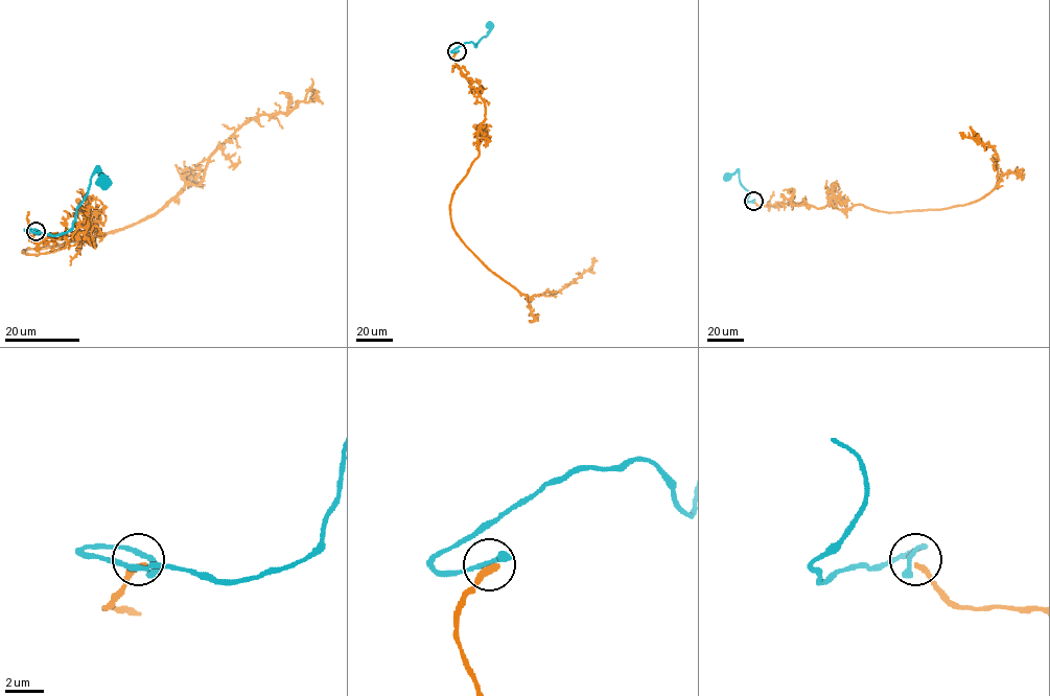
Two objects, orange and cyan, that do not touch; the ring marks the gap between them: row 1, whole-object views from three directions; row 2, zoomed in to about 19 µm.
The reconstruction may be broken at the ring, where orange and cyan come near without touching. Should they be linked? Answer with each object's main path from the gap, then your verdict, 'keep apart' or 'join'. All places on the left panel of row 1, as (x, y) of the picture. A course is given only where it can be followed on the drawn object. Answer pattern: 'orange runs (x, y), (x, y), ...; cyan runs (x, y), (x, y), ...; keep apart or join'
orange runs (37, 231), (29, 240), (94, 245), (24, 253), (150, 217), (247, 122), (316, 91); cyan runs (37, 230), (25, 230), (52, 235), (67, 232), (86, 194), (91, 177), (96, 171), (104, 178), (104, 183); keep apart

